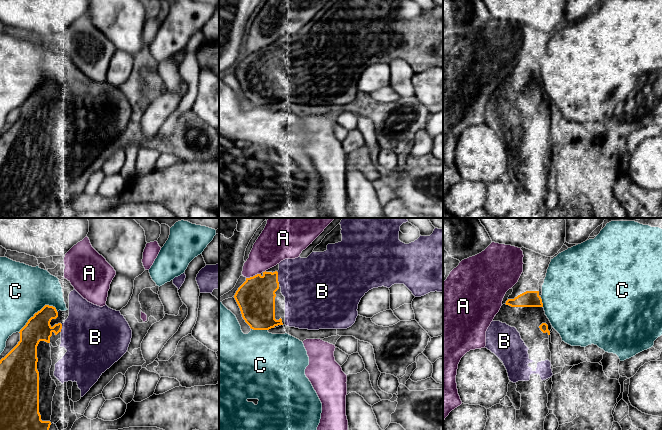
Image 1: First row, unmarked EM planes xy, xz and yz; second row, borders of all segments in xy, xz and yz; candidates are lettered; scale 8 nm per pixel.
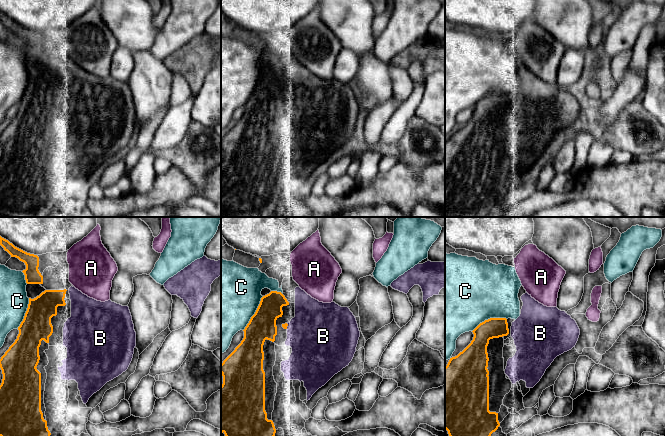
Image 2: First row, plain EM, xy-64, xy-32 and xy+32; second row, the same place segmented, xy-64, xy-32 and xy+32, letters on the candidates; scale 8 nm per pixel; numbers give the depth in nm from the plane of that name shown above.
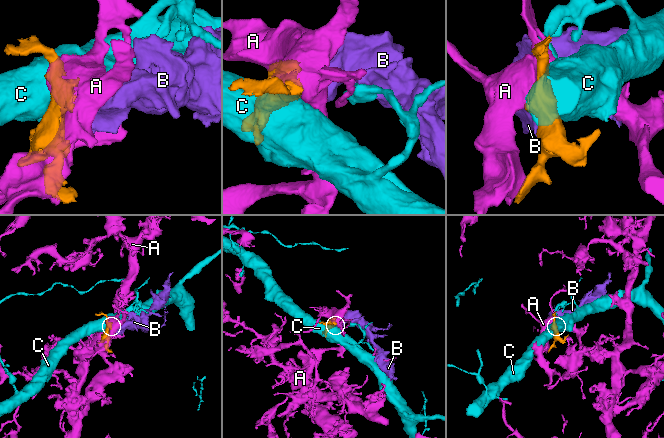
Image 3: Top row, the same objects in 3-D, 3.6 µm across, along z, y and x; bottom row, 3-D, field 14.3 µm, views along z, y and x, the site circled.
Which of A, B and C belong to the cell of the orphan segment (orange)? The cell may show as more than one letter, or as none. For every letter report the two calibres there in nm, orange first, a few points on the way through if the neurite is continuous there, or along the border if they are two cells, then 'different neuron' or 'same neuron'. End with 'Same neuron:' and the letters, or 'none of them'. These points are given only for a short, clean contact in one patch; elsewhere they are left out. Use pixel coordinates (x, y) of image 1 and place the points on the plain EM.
A: 300/260 nm | different neuron
B: 300/420 nm | same neuron
C: 200/400 nm | different neuron
Same neuron: B

